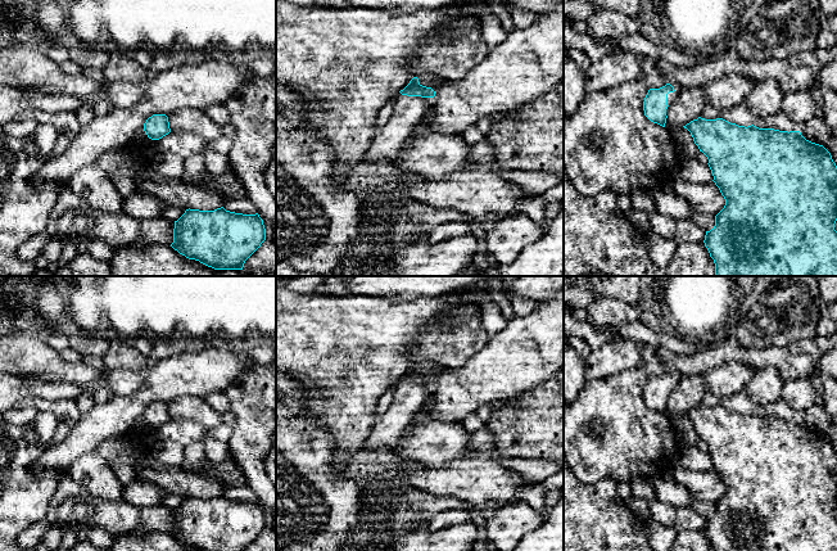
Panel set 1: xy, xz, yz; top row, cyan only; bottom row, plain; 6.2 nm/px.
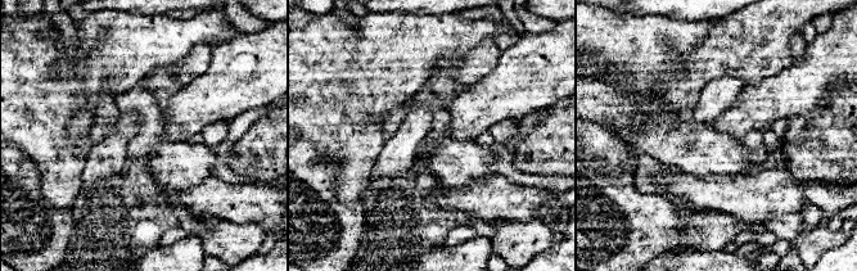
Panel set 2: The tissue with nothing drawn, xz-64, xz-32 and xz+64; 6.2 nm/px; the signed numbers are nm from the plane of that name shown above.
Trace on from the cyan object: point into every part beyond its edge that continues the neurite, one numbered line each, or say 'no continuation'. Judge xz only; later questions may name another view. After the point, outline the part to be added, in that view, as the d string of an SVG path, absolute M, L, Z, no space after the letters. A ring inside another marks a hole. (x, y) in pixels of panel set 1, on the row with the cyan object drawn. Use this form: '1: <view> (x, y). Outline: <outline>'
1: xz (408, 112). Outline: M397 92L393 99L394 112L386 125L375 131L363 161L370 164L392 164L392 158L399 152L413 127L421 125L426 108L431 105L433 99L434 98L407 96Z

